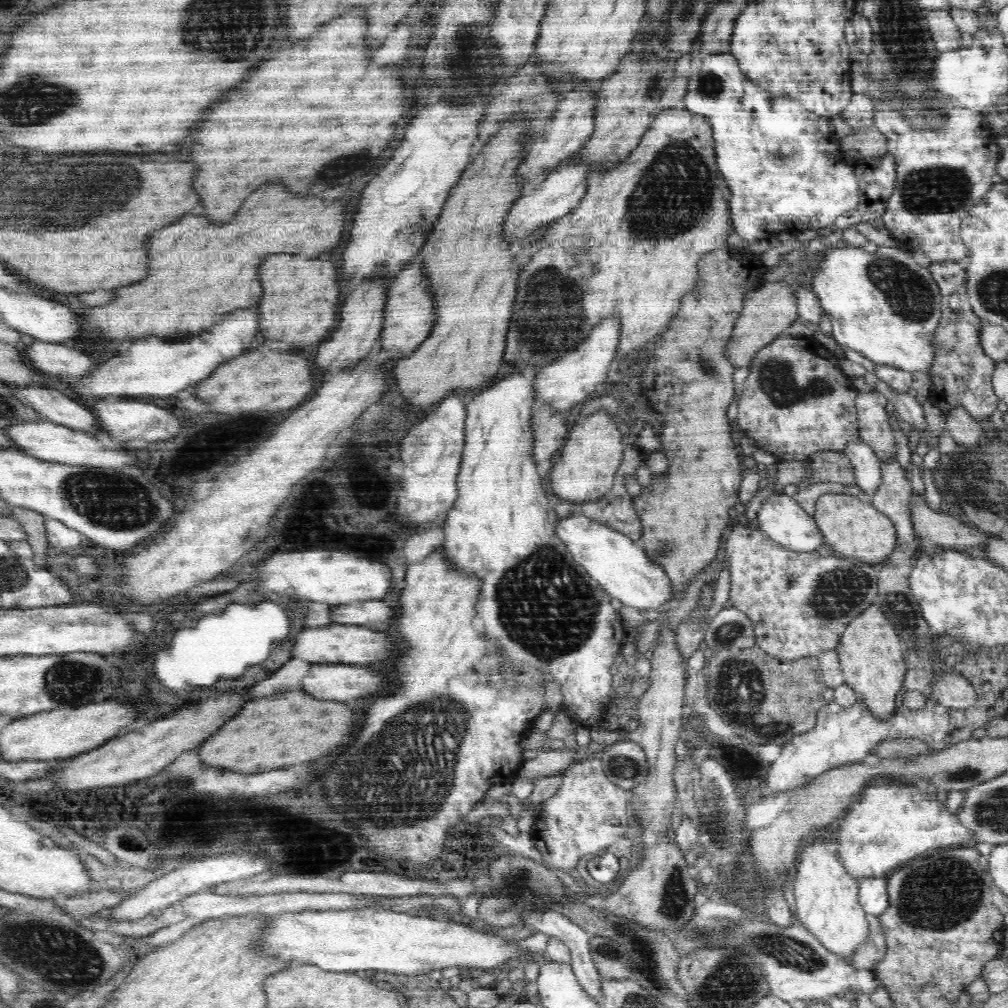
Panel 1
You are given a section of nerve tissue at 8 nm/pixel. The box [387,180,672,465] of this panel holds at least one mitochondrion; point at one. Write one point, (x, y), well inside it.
(548, 293)

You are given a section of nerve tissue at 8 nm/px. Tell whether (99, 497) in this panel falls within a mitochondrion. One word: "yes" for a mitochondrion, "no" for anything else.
yes

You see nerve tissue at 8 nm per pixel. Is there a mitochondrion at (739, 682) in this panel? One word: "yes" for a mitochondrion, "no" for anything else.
yes

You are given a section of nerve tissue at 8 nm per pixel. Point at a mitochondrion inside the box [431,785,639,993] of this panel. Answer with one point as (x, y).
(517, 889)

